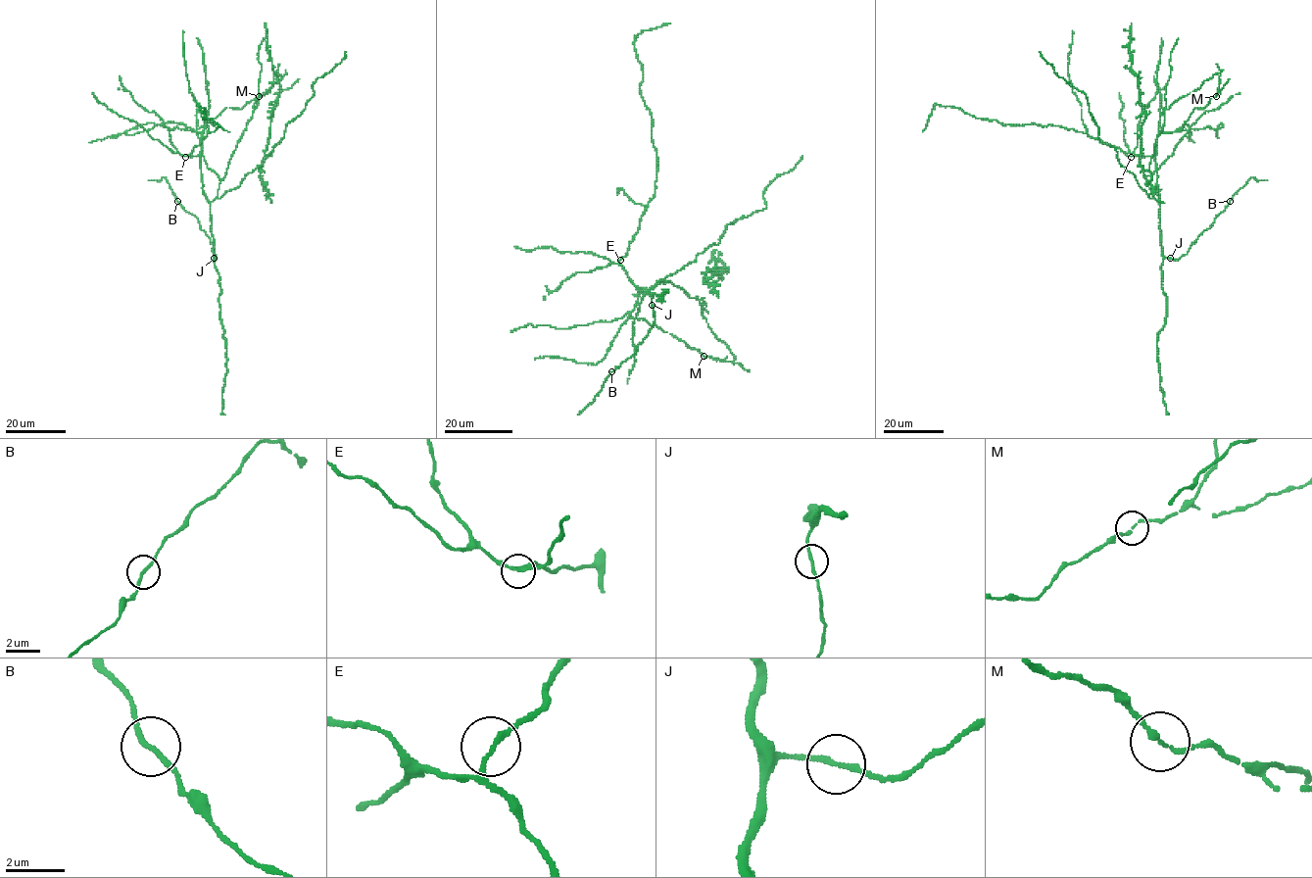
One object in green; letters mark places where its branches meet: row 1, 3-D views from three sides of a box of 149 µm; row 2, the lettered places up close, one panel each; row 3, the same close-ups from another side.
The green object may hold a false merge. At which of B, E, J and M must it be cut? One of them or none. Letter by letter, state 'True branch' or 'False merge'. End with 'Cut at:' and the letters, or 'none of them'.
B: True branch
E: True branch
J: True branch
M: True branch
Cut at: none of them

